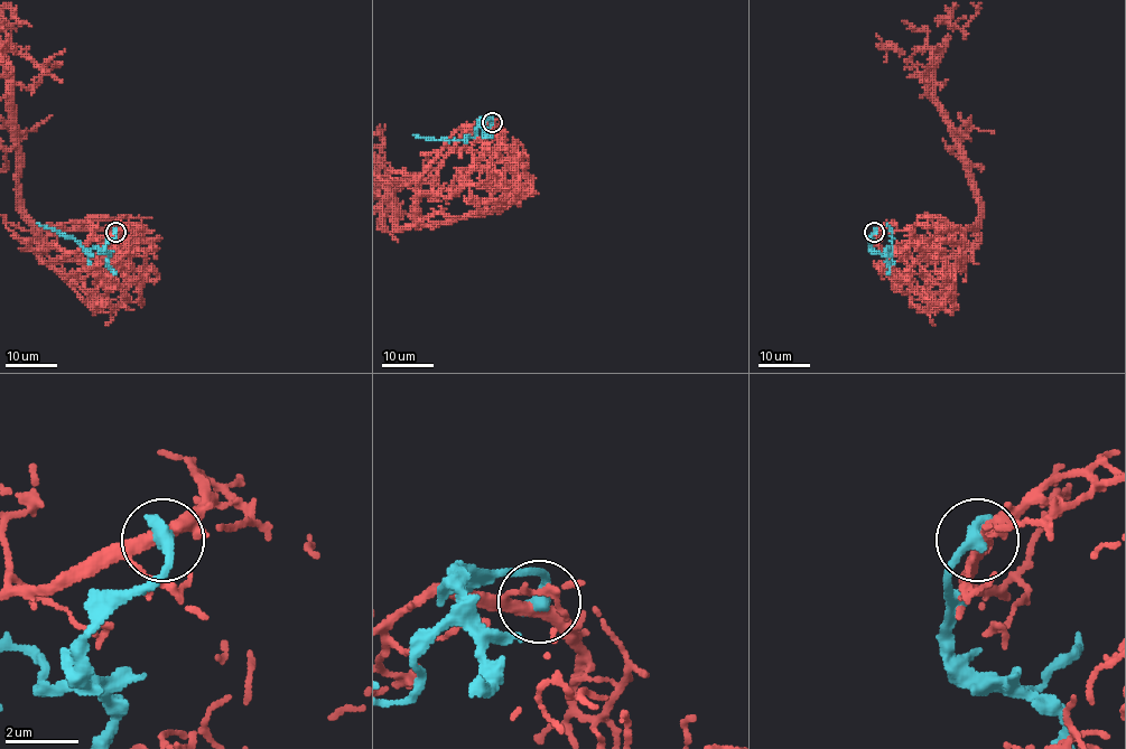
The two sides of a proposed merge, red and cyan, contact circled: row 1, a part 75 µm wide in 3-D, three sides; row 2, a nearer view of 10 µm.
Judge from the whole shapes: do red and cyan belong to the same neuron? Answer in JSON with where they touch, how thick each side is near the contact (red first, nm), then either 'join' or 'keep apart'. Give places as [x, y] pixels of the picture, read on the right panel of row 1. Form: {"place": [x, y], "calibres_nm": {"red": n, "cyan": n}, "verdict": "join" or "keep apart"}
{"place": [874, 232], "calibres_nm": {"red": 300, "cyan": 420}, "verdict": "keep apart"}

